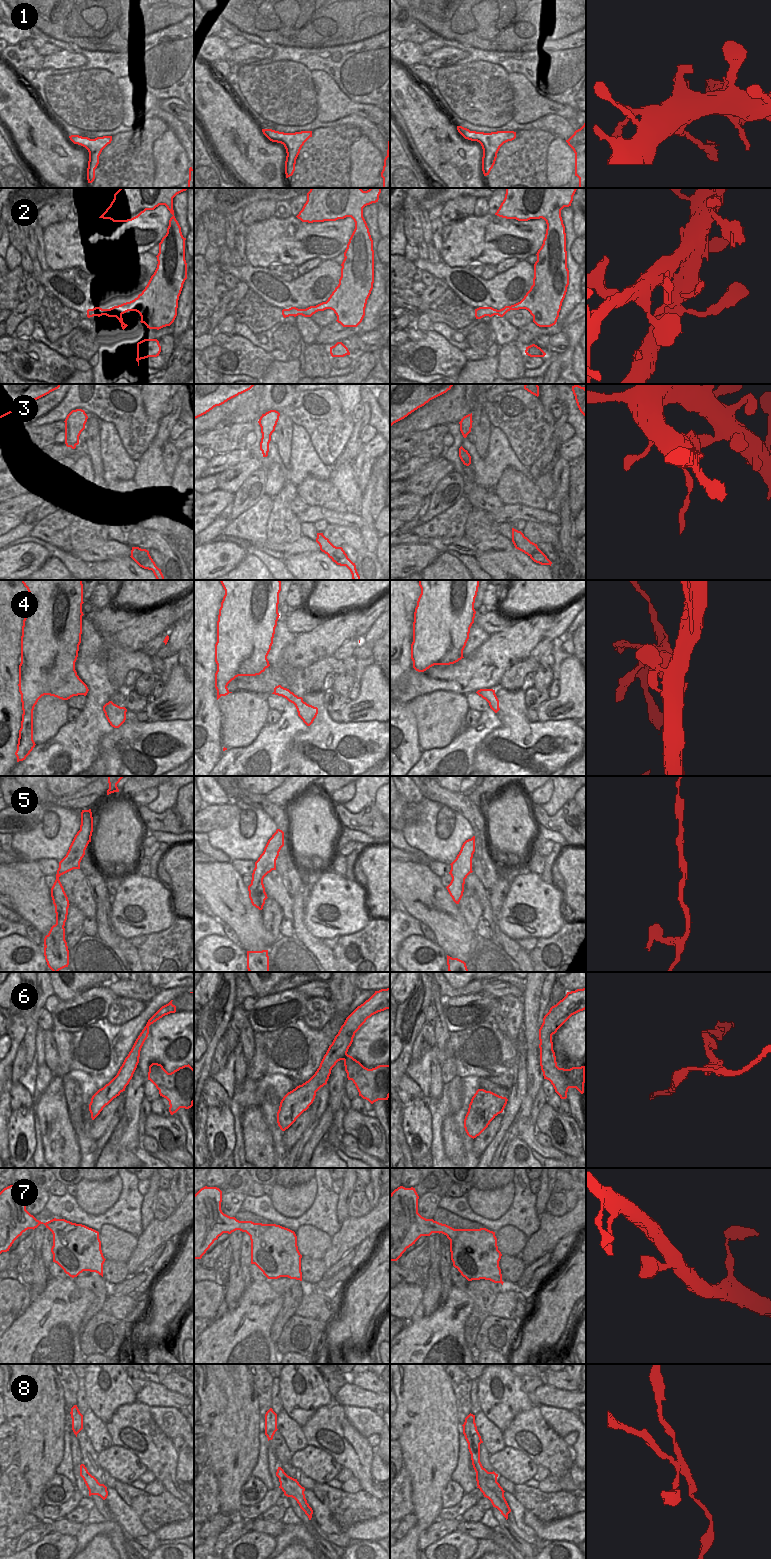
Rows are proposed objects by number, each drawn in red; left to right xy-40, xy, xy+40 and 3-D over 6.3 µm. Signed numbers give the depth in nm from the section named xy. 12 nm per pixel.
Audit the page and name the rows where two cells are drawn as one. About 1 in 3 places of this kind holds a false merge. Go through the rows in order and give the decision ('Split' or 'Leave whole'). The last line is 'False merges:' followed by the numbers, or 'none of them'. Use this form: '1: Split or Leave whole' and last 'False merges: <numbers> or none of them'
1: Leave whole
2: Leave whole
3: Split
4: Split
5: Leave whole
6: Split
7: Leave whole
8: Split
False merges: 3, 4, 6, 8

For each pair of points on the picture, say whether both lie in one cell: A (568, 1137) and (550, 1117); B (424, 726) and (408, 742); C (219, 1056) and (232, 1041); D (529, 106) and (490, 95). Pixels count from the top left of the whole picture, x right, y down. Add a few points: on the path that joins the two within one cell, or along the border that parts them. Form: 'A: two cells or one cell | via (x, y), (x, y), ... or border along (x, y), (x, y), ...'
A: one cell | via (566, 1130), (561, 1120), (557, 1117)
B: two cells | border along (410, 711), (416, 720), (417, 743), (422, 750)
C: one cell | via (220, 1052), (228, 1044)
D: two cells | border along (507, 78), (512, 90), (513, 118)

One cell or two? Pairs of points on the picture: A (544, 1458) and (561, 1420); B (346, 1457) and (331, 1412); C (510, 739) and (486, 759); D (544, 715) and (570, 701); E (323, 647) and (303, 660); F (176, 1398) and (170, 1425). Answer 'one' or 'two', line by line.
A: two
B: one
C: one
D: one
E: one
F: two

